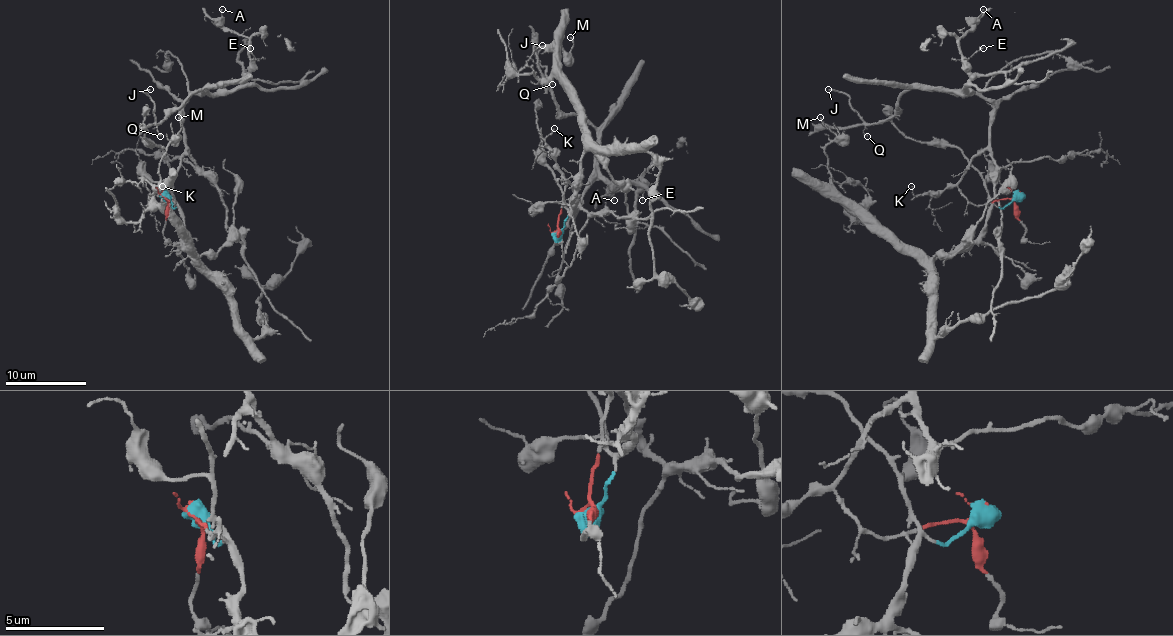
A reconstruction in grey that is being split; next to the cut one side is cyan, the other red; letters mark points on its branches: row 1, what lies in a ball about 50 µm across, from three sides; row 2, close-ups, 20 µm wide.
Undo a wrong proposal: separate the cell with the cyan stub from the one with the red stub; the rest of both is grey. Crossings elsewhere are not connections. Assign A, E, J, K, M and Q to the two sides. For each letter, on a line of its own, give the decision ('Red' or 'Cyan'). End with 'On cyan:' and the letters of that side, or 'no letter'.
A: Red
E: Red
J: Red
K: Red
M: Cyan
Q: Red
On cyan: M

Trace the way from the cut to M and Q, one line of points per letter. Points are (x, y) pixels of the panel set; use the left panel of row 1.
M: (164, 195), (179, 207), (183, 241), (193, 258), (193, 248), (160, 183), (158, 162), (181, 128), (179, 118)
Q: (164, 197), (170, 205), (170, 187), (185, 144), (183, 106), (193, 94), (205, 88), (156, 126), (160, 136)

